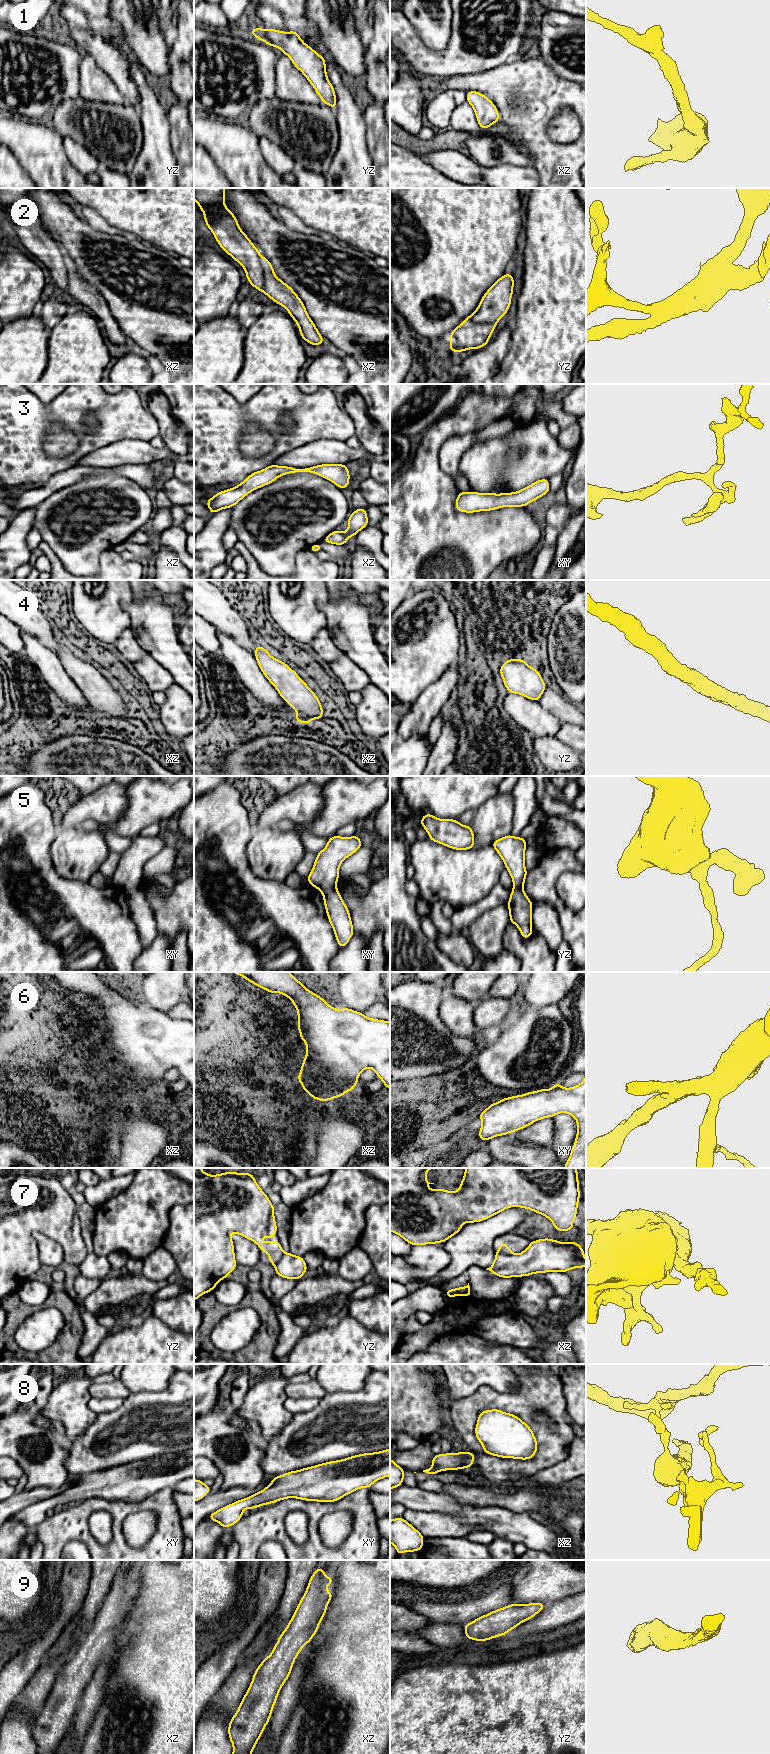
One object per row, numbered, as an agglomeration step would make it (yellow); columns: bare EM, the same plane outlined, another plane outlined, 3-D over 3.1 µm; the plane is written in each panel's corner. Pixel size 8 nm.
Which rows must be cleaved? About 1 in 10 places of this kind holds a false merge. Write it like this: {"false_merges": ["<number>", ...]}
{"false_merges": ["7"]}

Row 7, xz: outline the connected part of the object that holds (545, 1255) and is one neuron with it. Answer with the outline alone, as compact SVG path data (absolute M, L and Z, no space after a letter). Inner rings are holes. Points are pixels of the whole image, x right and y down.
M543 1238L530 1241L529 1246L519 1254L495 1252L494 1262L486 1270L501 1278L512 1278L556 1271L566 1273L571 1269L583 1267L586 1267L584 1250L576 1241L565 1243L550 1238Z

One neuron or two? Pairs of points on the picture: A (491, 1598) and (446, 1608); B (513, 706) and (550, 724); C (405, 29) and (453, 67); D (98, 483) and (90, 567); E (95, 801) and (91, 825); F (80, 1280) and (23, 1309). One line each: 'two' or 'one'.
A: one
B: one
C: one
D: one
E: two
F: two

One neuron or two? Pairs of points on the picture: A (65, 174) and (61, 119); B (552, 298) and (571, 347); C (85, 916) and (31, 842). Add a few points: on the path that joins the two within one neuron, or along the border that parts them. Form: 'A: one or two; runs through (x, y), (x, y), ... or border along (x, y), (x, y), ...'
A: two; border along (51, 125), (63, 139)
B: one; runs through (560, 310), (560, 335)
C: one; runs through (68, 898), (43, 873), (42, 866), (36, 860)

